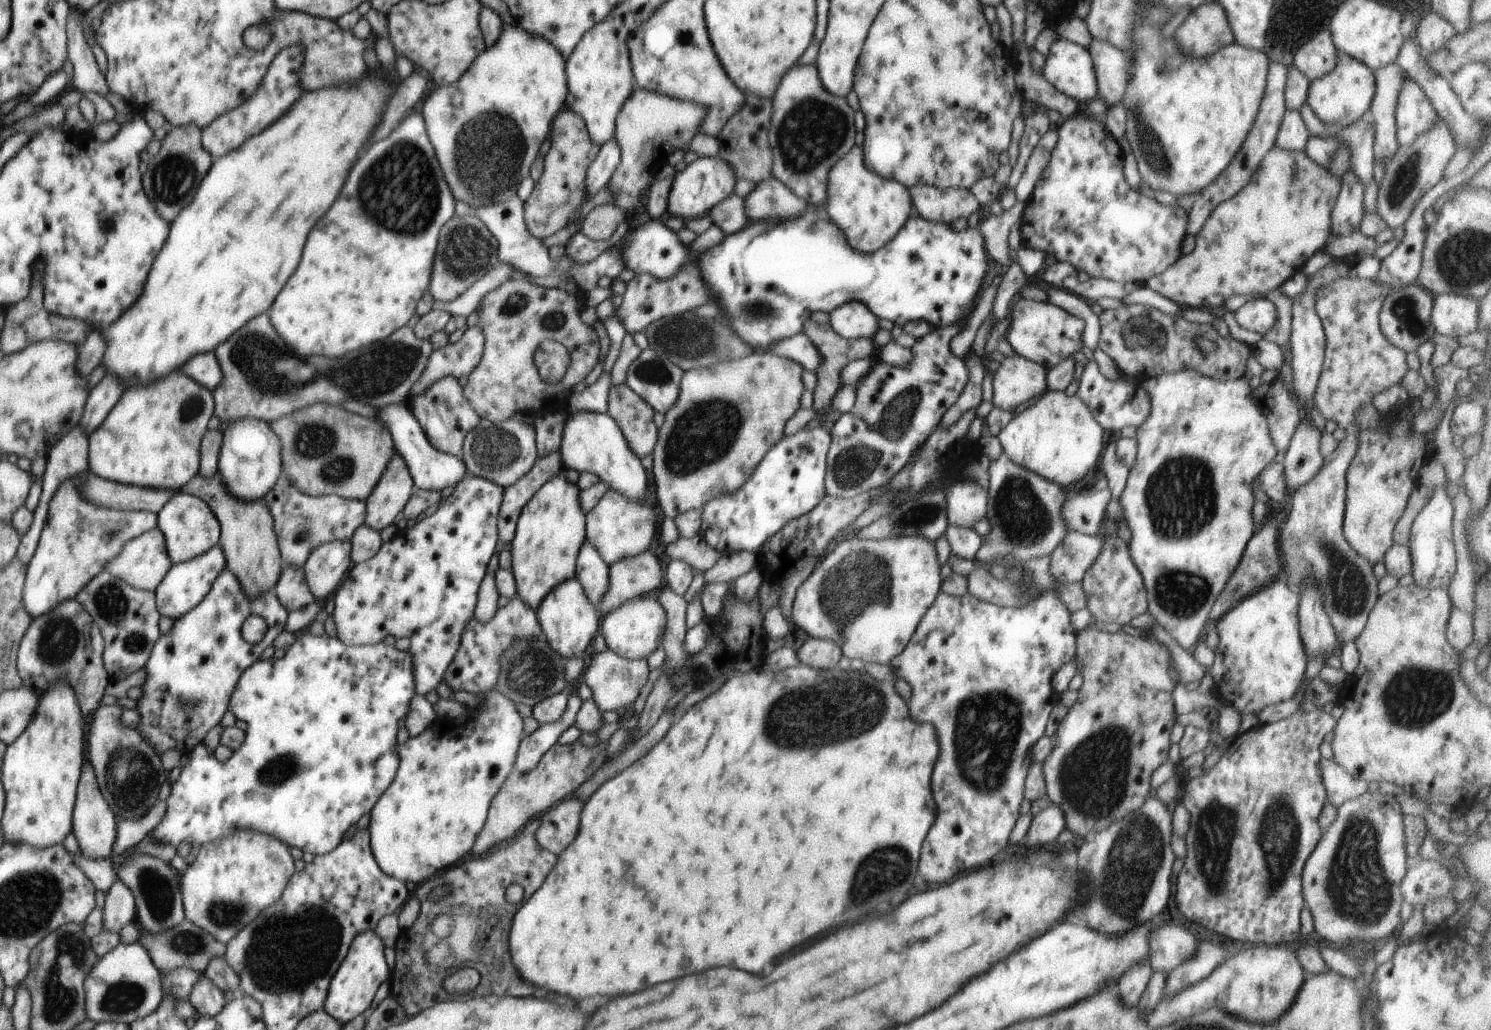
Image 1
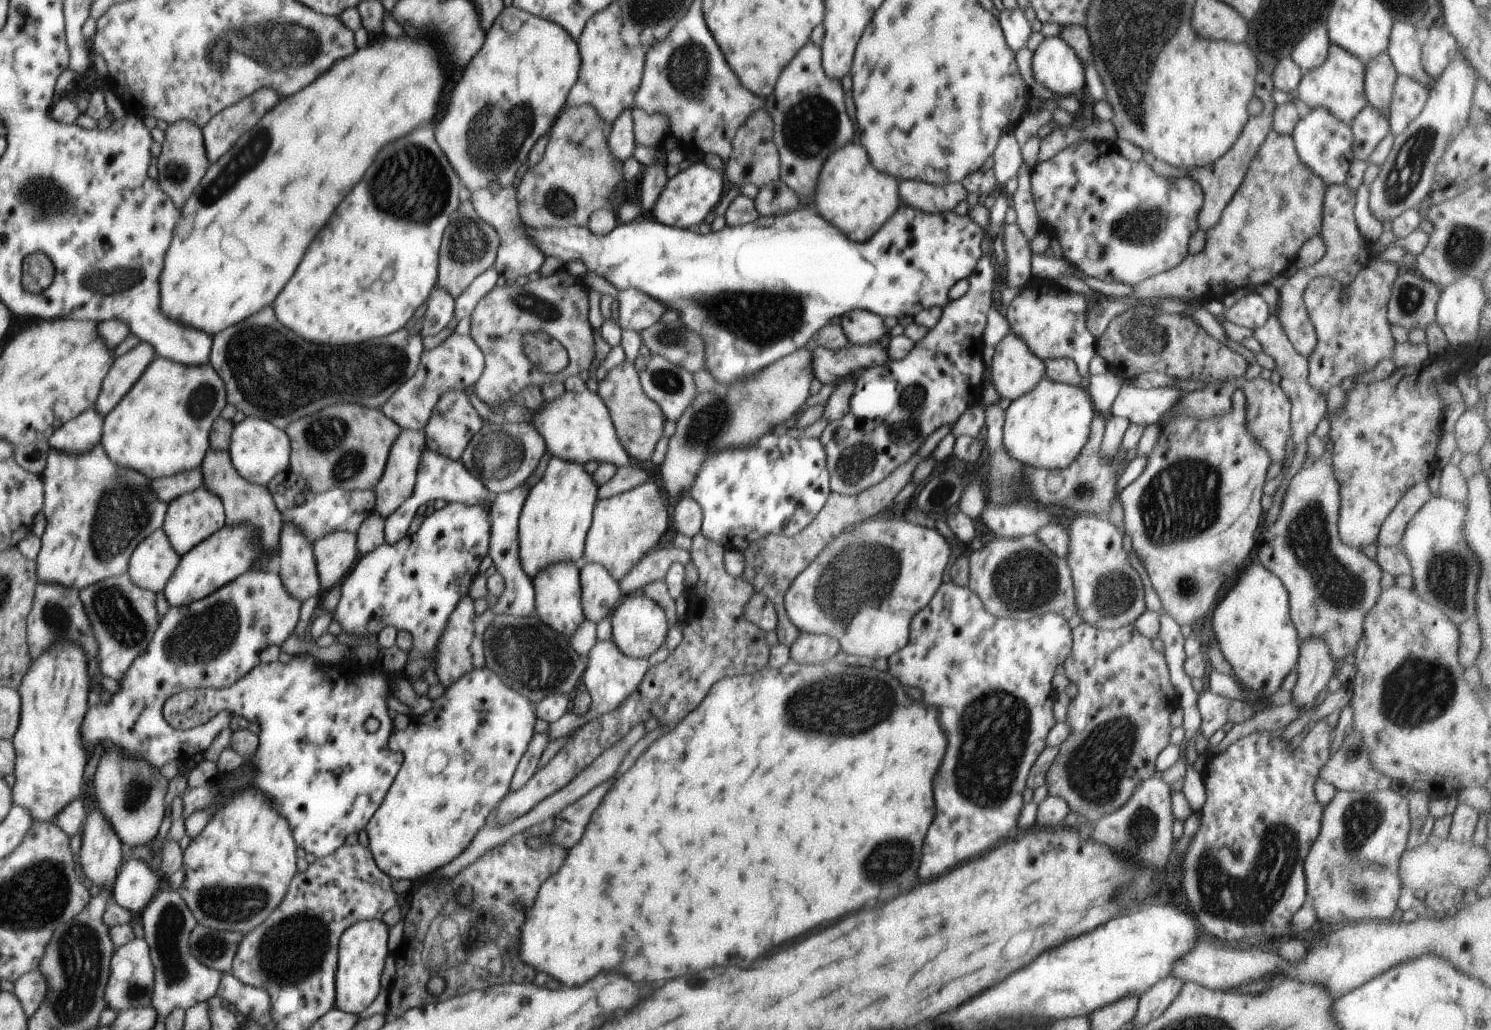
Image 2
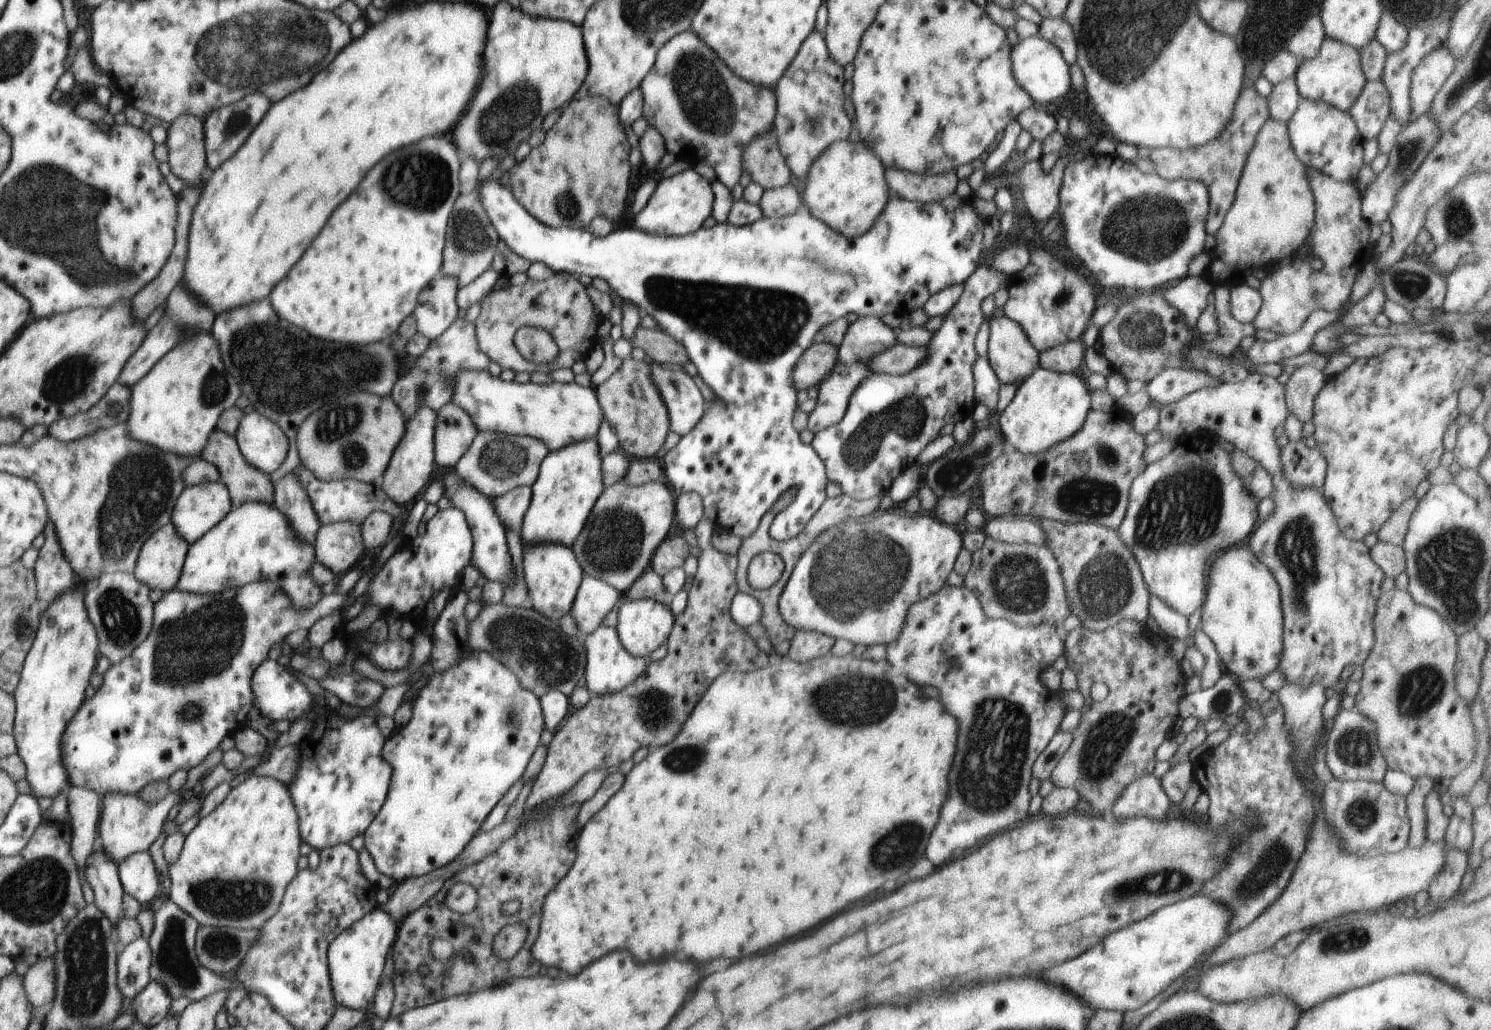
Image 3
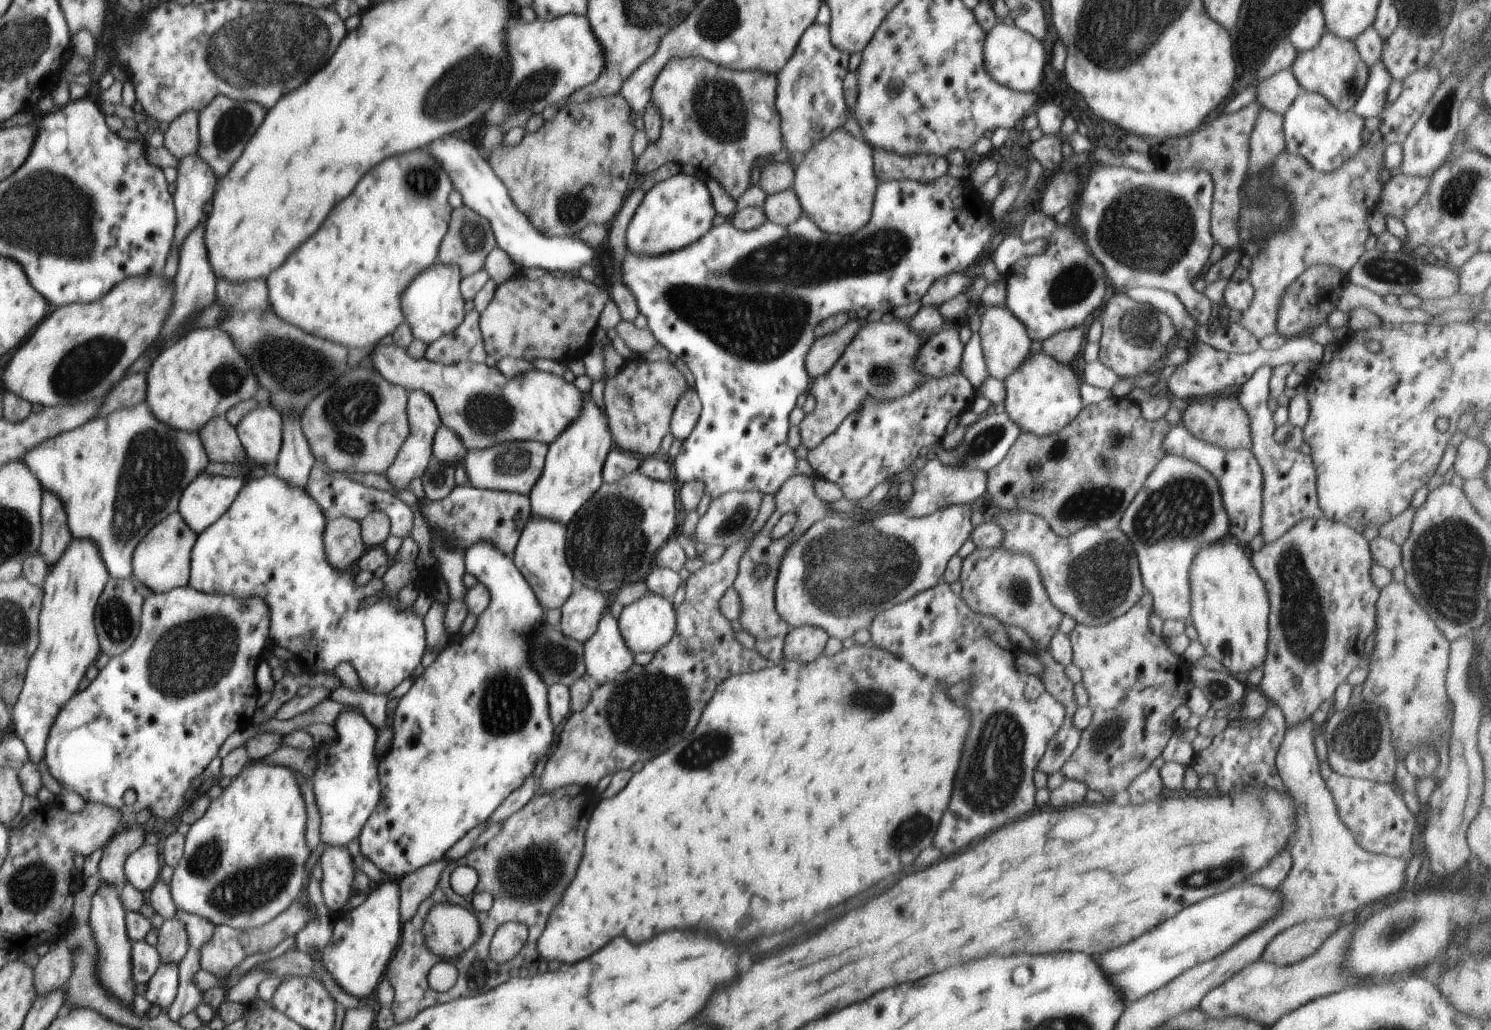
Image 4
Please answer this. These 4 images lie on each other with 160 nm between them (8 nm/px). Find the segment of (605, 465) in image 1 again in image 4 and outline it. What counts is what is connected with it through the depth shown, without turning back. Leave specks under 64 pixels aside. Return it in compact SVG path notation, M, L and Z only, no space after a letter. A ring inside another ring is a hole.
M378 343L369 355L372 366L387 382L396 386L402 386L408 392L422 390L426 392L436 406L441 424L452 428L458 438L462 440L466 451L472 448L492 448L501 441L537 441L546 445L552 444L572 420L580 416L582 408L582 394L571 382L566 382L562 377L554 374L532 371L524 372L510 378L502 375L497 367L490 368L485 363L460 362L452 365L444 365L430 362L425 357L415 358L404 348L390 344Z

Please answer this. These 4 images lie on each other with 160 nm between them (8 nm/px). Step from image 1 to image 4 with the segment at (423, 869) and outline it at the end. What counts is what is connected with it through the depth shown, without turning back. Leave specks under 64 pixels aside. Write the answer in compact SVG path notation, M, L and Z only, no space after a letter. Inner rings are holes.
M482 540L474 546L470 546L465 551L465 568L468 573L478 580L478 583L488 588L490 604L477 617L478 622L476 622L474 630L470 634L466 634L460 641L452 638L447 647L439 652L434 662L425 666L424 672L413 683L408 693L400 698L398 707L389 721L392 724L392 732L394 732L392 745L388 752L379 758L378 774L380 774L380 786L382 786L380 802L378 802L376 810L368 818L368 822L364 824L361 834L358 836L361 854L388 876L404 877L432 862L443 859L452 846L456 845L472 828L479 826L490 818L494 810L512 792L524 784L524 781L533 774L536 764L546 756L548 750L553 746L555 728L549 716L548 687L544 684L542 678L532 670L530 658L528 658L528 654L530 654L528 636L542 624L544 609L540 606L540 602L536 599L532 588L526 582L526 578L522 576L522 572L514 564L513 558L506 556L504 552L500 552L492 542Z

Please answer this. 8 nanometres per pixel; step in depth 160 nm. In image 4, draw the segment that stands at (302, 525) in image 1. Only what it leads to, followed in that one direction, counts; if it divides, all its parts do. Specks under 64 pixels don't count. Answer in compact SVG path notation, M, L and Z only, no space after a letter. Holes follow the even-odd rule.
M318 460L309 475L309 480L305 491L316 500L316 504L320 506L322 514L326 520L332 520L340 517L350 518L359 523L370 514L370 512L380 511L384 512L389 517L391 523L391 536L398 536L398 538L410 537L410 530L412 530L413 513L408 505L400 500L398 497L391 494L391 492L384 492L376 490L376 488L368 488L365 484L354 482L344 475L338 475L328 470Z

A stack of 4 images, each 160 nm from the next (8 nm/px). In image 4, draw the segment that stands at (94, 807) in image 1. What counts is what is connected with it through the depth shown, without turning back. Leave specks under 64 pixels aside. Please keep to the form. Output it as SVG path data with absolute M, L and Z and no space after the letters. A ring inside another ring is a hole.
M103 883L92 896L91 901L91 928L96 938L96 948L99 949L99 966L96 967L96 976L100 986L104 986L116 1000L128 1006L133 1004L136 986L132 980L131 938L127 933L126 910L123 908L122 894L116 886Z

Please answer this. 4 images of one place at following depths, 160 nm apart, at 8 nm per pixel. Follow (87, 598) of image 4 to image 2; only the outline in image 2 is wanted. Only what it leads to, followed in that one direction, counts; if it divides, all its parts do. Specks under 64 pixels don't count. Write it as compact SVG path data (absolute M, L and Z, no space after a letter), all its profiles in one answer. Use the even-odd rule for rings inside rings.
M60 640L48 648L48 652L40 654L38 660L31 662L30 670L20 684L22 694L22 712L19 730L12 740L15 751L12 800L16 806L22 806L30 812L33 822L54 822L58 812L66 808L72 800L81 798L82 776L88 764L88 752L82 744L82 722L88 710L88 692L90 692L90 676L88 676L88 659L80 644L72 640Z

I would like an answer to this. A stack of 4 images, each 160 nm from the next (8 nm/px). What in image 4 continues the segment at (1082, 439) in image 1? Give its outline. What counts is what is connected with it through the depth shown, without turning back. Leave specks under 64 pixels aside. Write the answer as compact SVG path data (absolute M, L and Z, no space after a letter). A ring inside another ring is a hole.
M1043 351L1029 354L1023 366L1016 368L1003 382L1006 384L1005 412L1021 432L1034 436L1060 433L1084 408L1078 376Z

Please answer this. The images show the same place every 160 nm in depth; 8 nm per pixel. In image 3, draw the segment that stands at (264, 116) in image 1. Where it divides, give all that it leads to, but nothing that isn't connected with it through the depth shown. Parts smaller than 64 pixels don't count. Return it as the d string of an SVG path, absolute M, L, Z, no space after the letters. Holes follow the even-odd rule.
M250 93L239 101L217 108L203 120L206 127L208 172L222 167L224 162L239 151L251 132L262 122L263 116L268 112L271 104L271 100L264 96L264 93Z

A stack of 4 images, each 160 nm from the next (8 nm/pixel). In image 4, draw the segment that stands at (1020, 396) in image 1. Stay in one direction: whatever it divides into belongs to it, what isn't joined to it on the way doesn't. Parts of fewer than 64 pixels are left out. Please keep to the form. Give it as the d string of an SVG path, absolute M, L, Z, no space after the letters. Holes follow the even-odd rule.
M1007 306L981 307L981 324L978 328L981 348L988 366L988 374L997 380L1006 380L1016 368L1023 366L1030 353L1031 340L1018 318L1010 314Z

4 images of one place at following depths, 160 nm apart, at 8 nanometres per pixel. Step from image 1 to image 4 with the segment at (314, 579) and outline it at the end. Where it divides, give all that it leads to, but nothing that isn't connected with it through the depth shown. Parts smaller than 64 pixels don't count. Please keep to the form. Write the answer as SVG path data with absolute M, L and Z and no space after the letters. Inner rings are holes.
M350 518L327 520L322 538L328 564L339 571L348 570L366 552L361 524Z

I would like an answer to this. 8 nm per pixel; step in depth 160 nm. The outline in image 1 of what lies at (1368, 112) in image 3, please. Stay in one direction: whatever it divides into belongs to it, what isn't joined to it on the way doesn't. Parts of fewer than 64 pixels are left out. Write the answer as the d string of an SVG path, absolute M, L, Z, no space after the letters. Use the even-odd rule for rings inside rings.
M1358 120L1344 128L1342 138L1348 144L1353 172L1360 178L1362 186L1368 186L1374 180L1373 125L1366 120Z

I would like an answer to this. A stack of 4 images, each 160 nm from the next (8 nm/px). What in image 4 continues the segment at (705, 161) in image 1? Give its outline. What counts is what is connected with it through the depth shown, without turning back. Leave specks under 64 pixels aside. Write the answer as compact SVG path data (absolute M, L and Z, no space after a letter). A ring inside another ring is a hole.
M679 173L668 180L656 183L642 200L640 206L636 210L630 225L627 227L625 246L632 254L636 256L660 256L666 252L676 252L680 248L690 246L692 242L699 240L713 228L712 220L716 216L713 201L705 182L702 182L696 176L688 176L688 174Z

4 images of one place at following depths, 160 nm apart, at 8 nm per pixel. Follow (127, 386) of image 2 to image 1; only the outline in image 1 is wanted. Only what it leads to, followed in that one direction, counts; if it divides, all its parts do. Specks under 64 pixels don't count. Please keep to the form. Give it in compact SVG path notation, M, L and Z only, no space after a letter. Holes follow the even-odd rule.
M106 374L102 381L89 392L83 419L79 423L80 430L86 434L86 438L89 438L94 430L98 430L112 408L120 401L125 390L124 384L114 374Z

